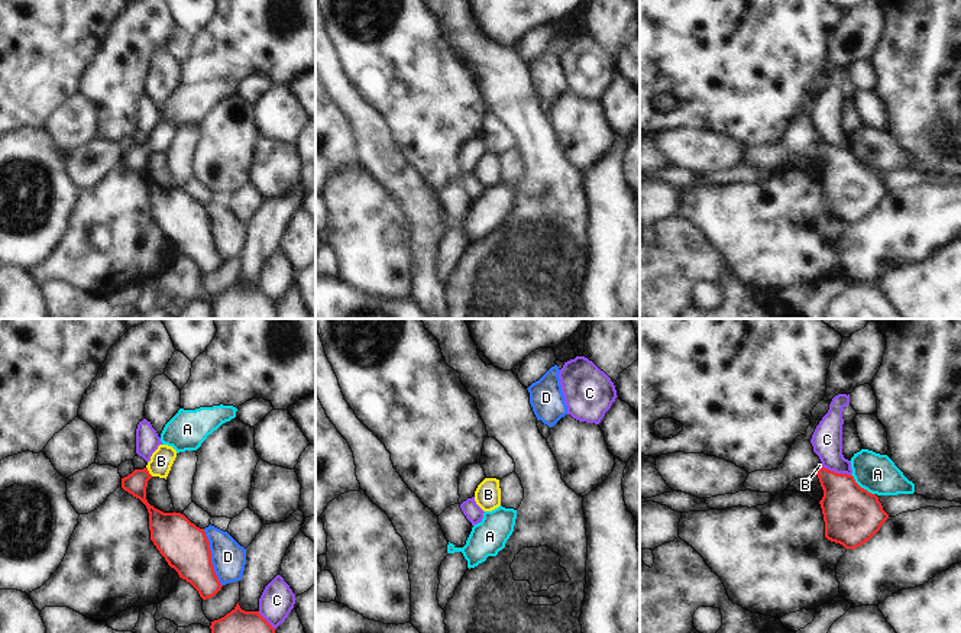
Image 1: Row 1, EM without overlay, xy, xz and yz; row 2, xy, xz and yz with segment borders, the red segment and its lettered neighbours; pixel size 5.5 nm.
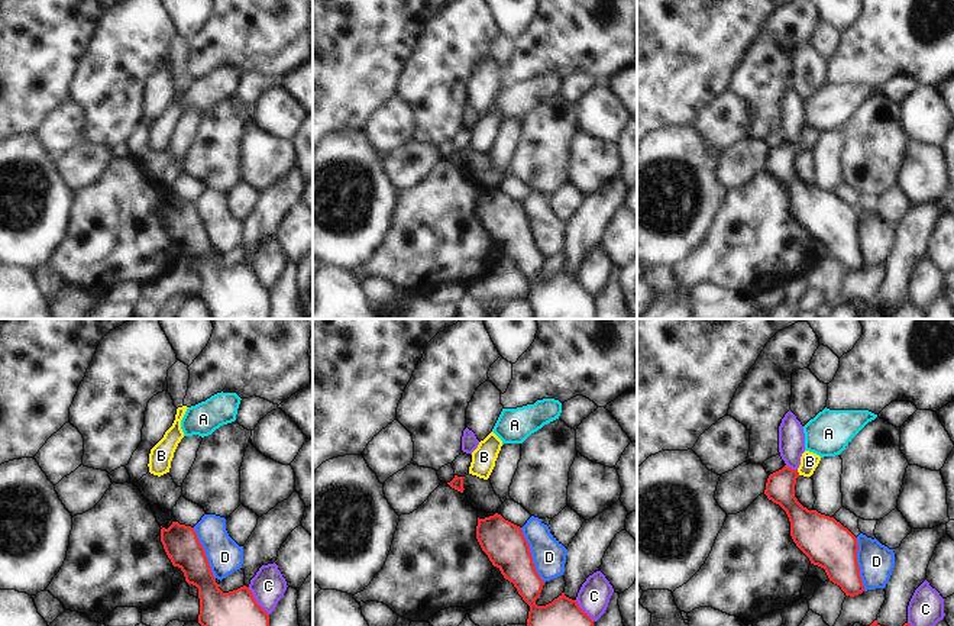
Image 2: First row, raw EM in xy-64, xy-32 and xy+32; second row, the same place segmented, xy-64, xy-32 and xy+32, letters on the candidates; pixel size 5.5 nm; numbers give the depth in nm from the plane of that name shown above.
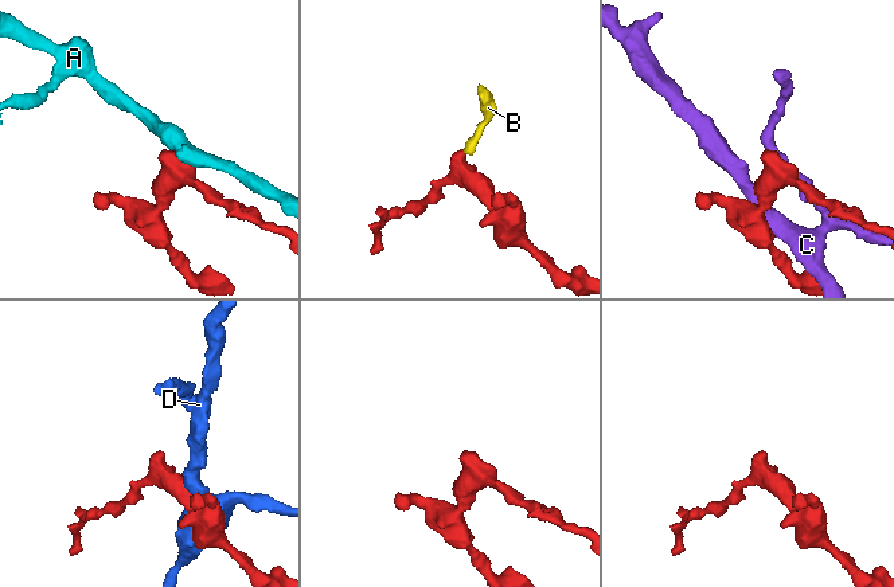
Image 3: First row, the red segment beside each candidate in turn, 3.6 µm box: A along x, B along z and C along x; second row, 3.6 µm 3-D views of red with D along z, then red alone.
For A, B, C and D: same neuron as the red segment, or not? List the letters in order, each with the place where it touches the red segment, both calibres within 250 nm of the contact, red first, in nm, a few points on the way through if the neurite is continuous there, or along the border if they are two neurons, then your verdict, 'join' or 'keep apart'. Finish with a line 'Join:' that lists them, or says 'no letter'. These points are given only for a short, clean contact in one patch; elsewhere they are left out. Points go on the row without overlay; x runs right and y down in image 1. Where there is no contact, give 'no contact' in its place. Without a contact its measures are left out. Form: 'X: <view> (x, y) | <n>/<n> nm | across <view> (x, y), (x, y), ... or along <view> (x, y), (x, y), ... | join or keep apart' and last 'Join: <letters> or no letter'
A: yz (860, 162) | 320/220 nm | along yz (851, 149), (861, 162), (874, 170) | keep apart
B: xy (148, 147) | 120/130 nm | across xy (135, 158), (148, 147), (161, 136) | join
C: yz (835, 148) | 320/170 nm | keep apart
D: xy (210, 233) | 260/190 nm | keep apart
Join: B

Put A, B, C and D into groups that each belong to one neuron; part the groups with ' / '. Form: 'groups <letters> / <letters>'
groups A / B / C / D

